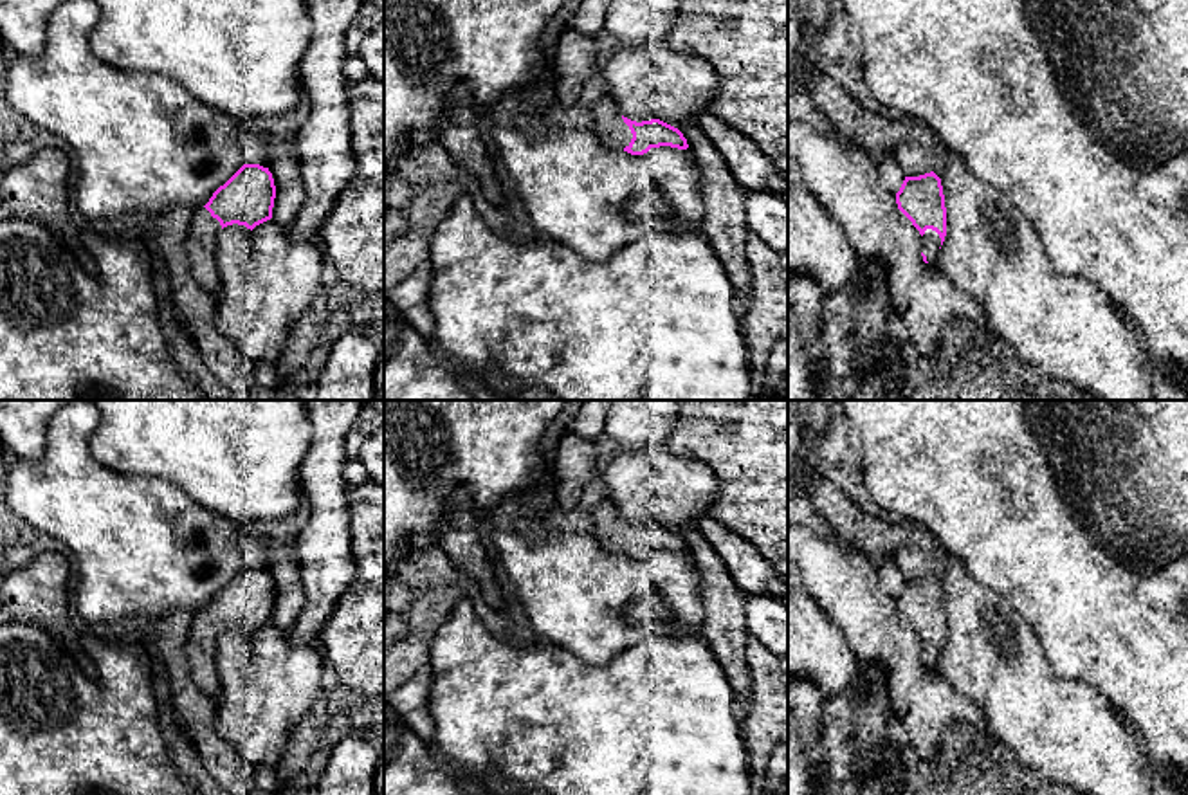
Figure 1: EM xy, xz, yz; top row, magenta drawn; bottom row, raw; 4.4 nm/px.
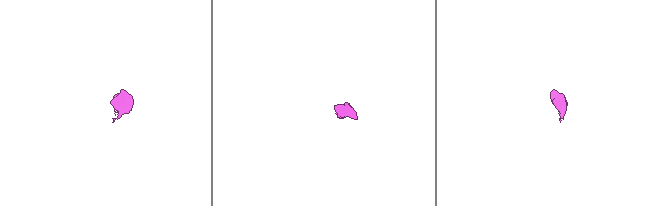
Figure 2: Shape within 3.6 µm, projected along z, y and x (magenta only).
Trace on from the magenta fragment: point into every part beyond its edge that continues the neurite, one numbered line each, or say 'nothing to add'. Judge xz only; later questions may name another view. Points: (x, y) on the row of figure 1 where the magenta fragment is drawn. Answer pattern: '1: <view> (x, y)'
1: xz (608, 123)

